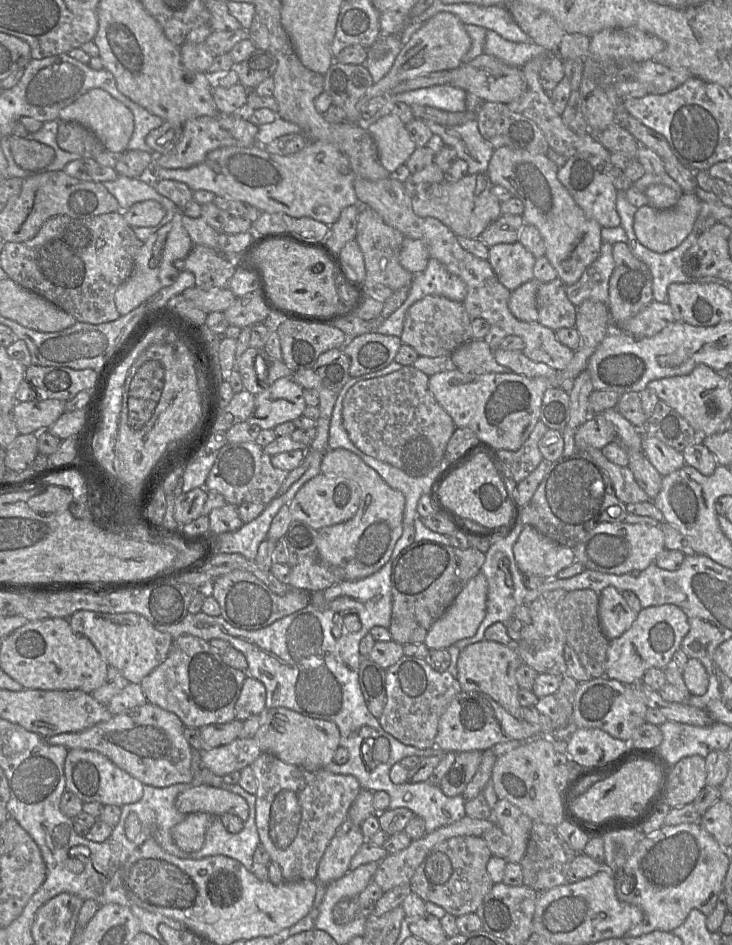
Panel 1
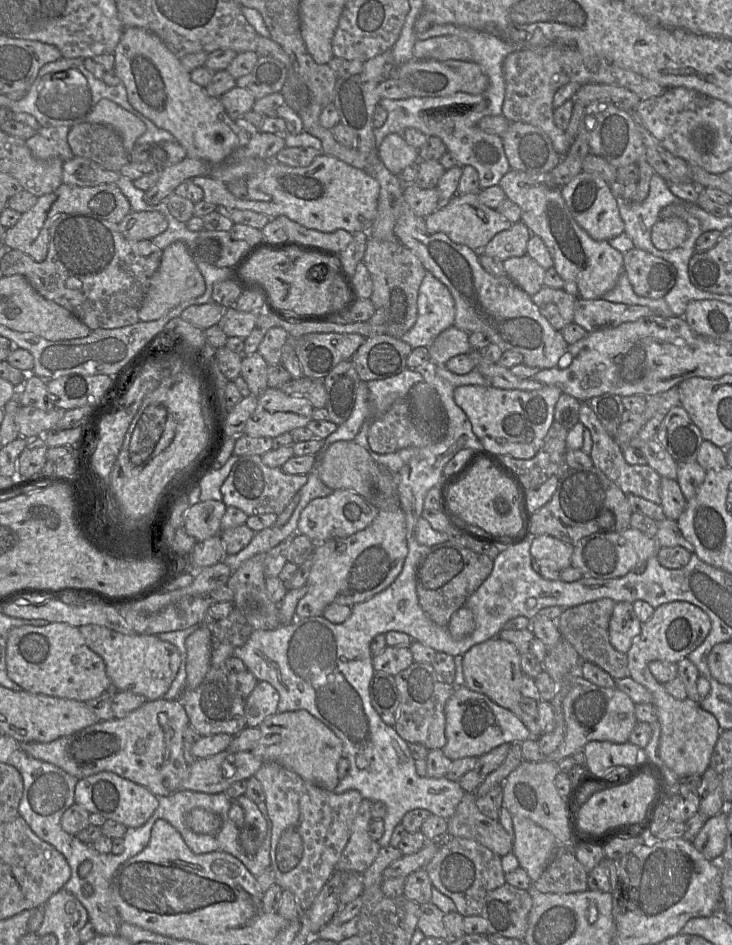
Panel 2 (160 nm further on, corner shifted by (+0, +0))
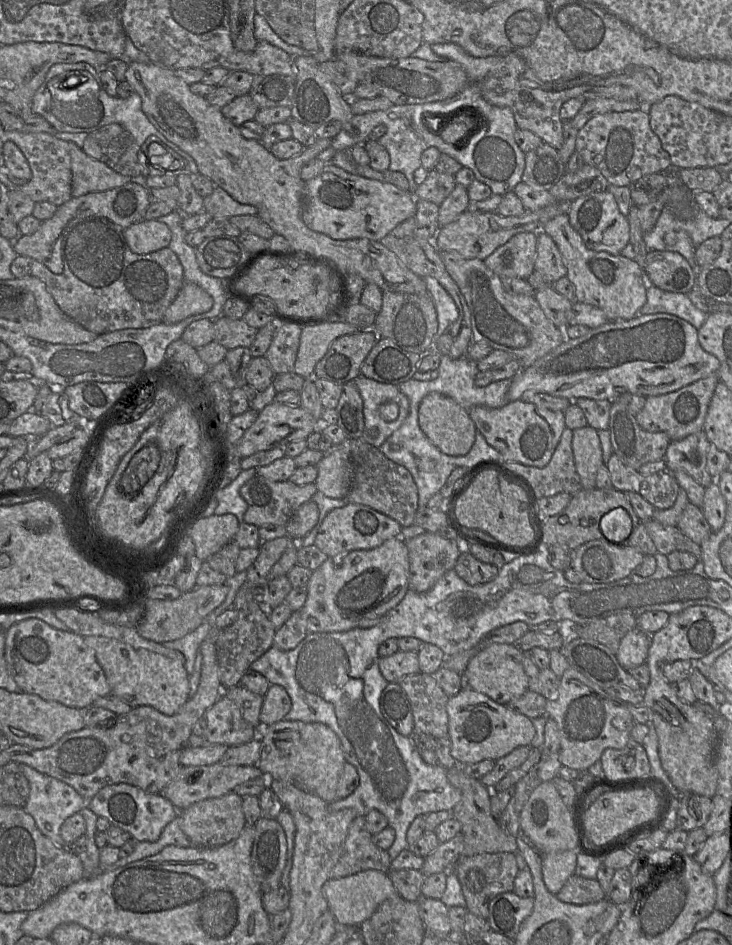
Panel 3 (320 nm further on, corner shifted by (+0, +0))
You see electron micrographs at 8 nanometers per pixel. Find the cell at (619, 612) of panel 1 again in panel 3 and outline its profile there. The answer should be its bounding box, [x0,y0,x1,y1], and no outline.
[616,627,651,669]

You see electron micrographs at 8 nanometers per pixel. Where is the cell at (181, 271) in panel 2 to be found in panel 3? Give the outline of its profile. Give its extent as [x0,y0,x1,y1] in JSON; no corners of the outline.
[162,282,212,324]

